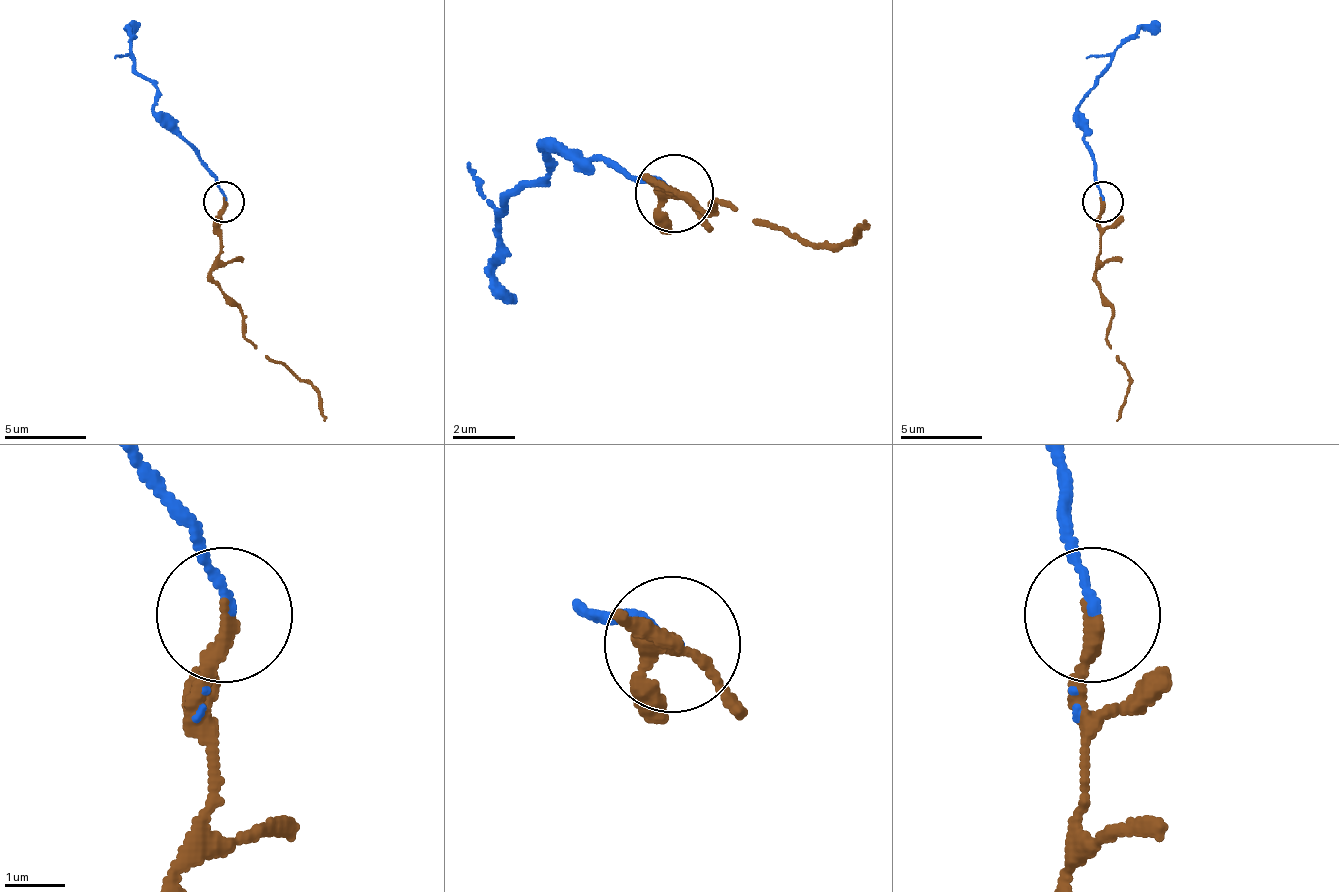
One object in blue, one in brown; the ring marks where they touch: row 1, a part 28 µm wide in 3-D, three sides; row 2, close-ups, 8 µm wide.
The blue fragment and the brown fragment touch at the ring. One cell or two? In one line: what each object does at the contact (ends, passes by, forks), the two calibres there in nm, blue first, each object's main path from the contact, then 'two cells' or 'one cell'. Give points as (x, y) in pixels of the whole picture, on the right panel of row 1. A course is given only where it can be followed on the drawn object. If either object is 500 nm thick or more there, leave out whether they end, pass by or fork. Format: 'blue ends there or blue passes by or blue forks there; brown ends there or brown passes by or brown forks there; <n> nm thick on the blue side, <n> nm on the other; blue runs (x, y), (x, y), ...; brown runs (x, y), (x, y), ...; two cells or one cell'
blue passes by; brown ends there; 100 nm thick on the blue side, 240 nm on the other; blue runs (1101, 202), (1081, 99), (1109, 58), (1142, 26), (1159, 22); brown runs (1101, 202), (1097, 284), (1113, 309), (1105, 346), (1130, 378), (1118, 419); one cell

